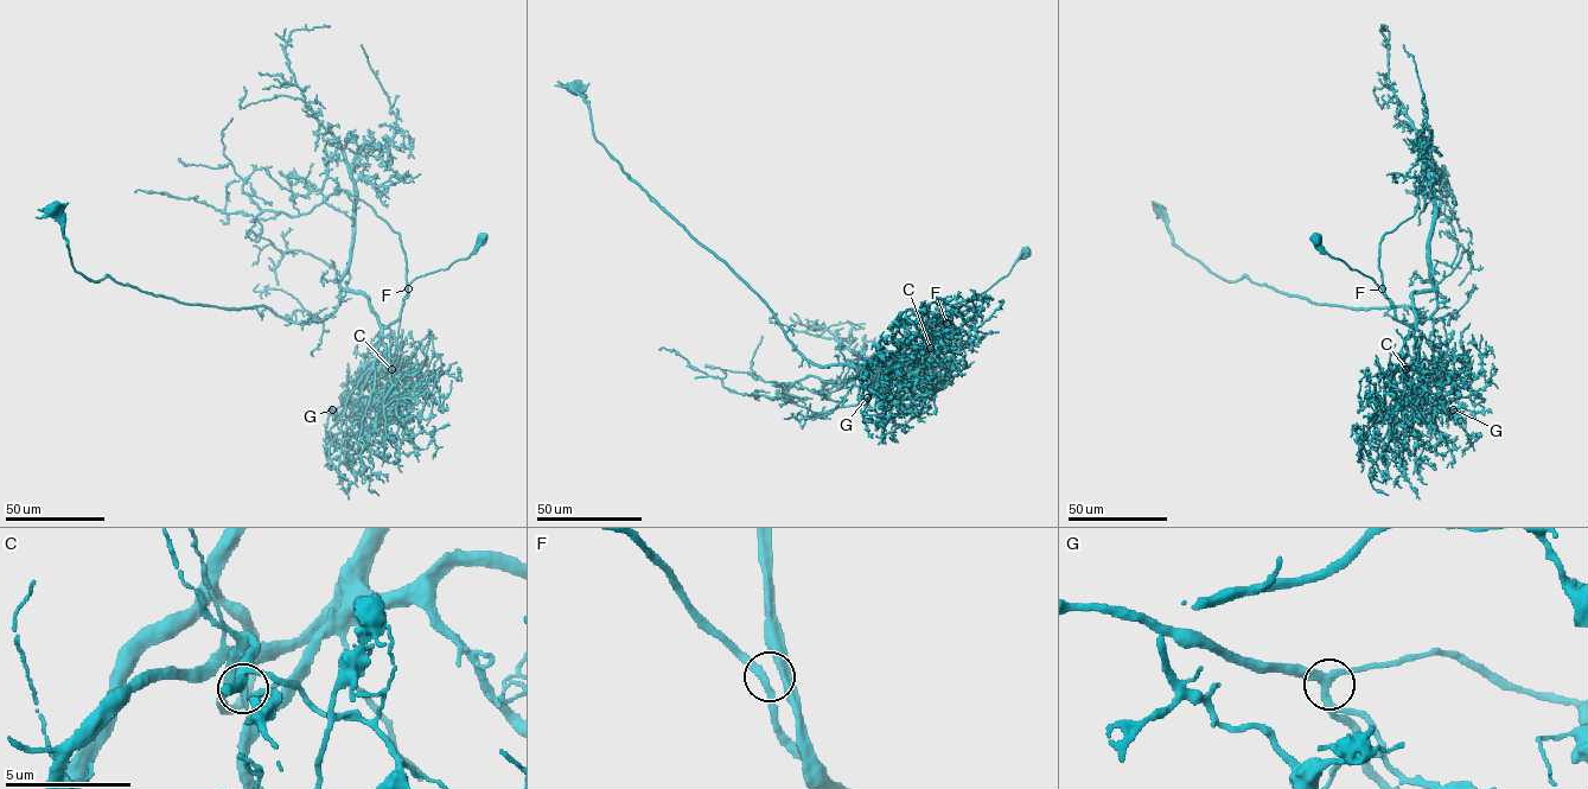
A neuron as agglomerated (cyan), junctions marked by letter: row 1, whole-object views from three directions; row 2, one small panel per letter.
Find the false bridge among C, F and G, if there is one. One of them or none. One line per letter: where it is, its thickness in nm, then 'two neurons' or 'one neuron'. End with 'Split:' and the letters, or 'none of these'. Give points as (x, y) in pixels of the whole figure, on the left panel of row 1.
C: at (391, 369); 200 nm thick; two neurons
F: at (408, 288); 200 nm thick; one neuron
G: at (332, 409); 280 nm thick; one neuron
Split: C

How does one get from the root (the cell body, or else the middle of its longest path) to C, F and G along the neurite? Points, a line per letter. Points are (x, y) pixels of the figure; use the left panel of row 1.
C: (52, 208), (72, 266), (94, 281), (299, 323), (363, 293), (391, 369)
F: (52, 208), (77, 272), (184, 303), (266, 306), (308, 323), (354, 291), (387, 326), (408, 288)
G: (52, 208), (72, 266), (94, 281), (299, 323), (363, 293), (378, 347), (332, 409)

